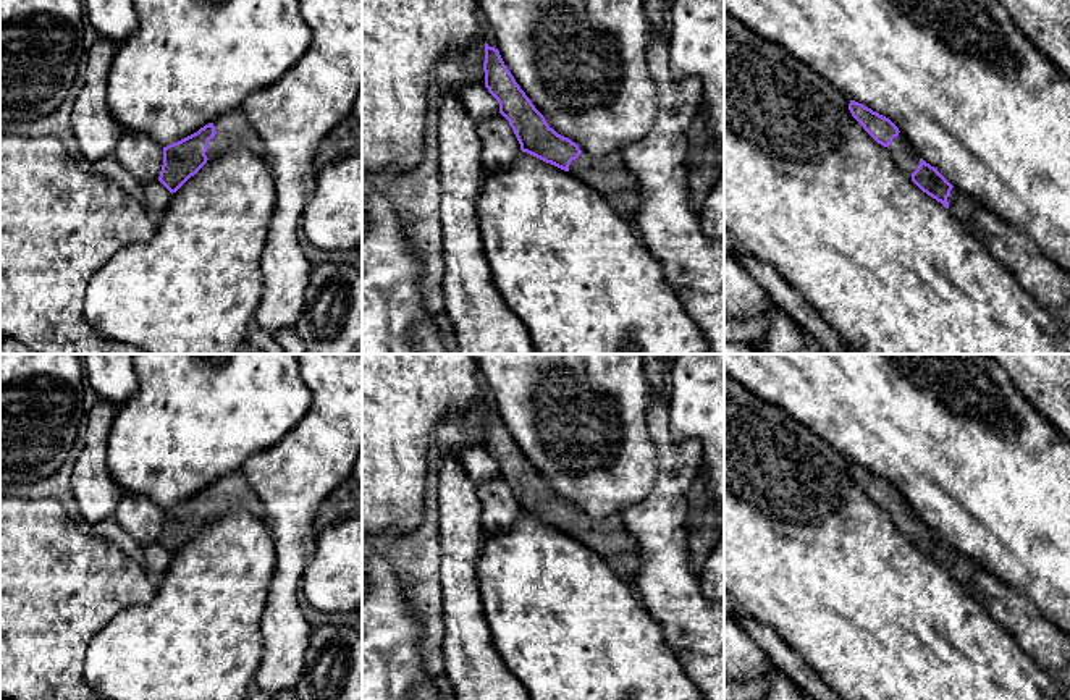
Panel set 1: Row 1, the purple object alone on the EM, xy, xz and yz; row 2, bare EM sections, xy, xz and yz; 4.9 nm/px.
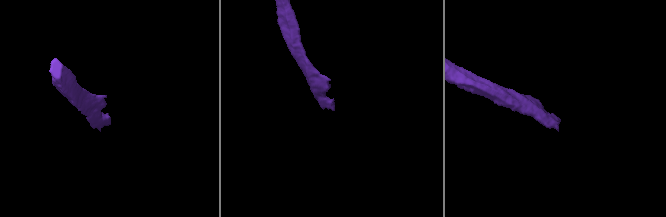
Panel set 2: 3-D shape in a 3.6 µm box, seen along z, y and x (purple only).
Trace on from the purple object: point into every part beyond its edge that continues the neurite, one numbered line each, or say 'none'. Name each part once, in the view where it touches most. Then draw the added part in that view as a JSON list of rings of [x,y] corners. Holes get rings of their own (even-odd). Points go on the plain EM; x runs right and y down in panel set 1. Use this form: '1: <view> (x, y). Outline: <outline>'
1: xy (233, 492). Outline: [[[242,470],[231,472],[213,483],[217,496],[209,503],[207,521],[218,519],[230,511],[244,509],[268,521],[263,503],[251,487]]]

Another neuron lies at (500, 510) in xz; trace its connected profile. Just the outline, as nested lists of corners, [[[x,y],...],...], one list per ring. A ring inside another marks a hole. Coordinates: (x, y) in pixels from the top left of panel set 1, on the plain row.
[[[501,475],[478,485],[477,496],[485,533],[509,530],[522,514],[509,483]]]

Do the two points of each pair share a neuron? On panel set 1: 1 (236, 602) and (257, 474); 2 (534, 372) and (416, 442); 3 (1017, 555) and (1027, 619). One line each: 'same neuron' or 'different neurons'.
1: different neurons
2: different neurons
3: different neurons

